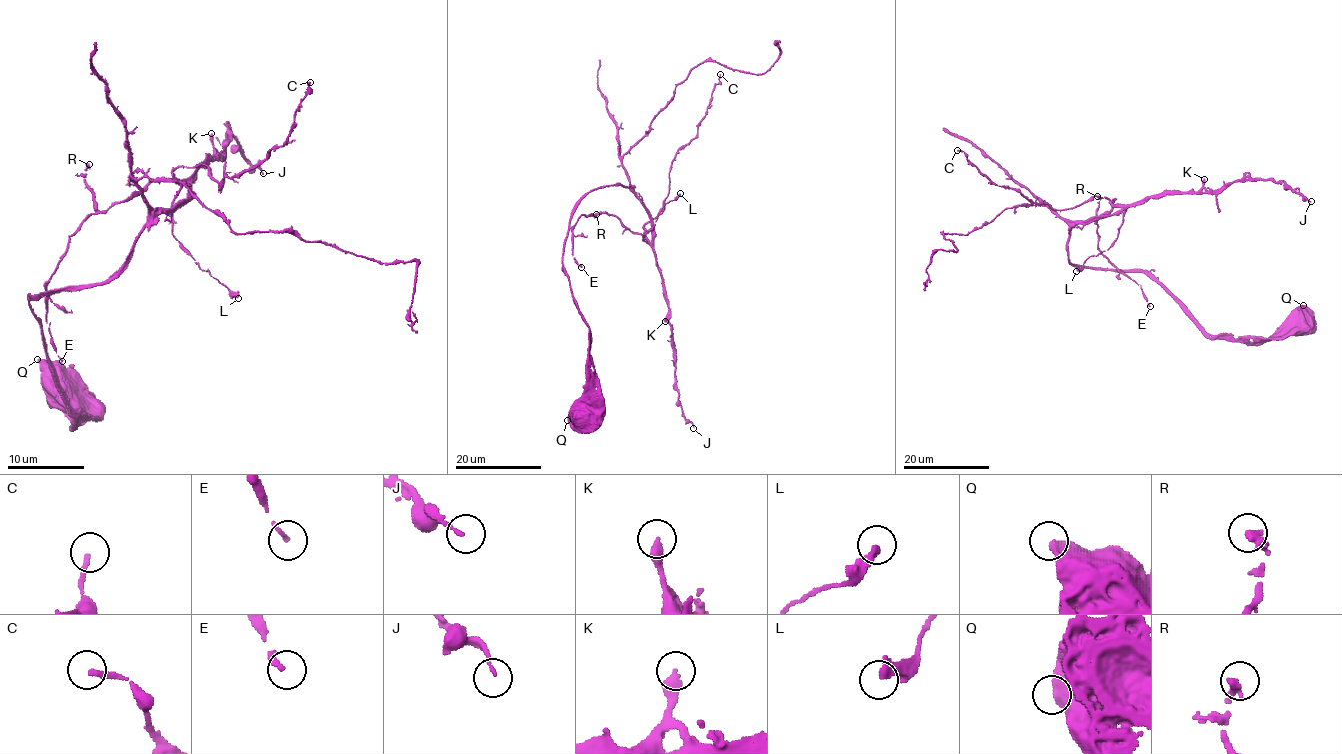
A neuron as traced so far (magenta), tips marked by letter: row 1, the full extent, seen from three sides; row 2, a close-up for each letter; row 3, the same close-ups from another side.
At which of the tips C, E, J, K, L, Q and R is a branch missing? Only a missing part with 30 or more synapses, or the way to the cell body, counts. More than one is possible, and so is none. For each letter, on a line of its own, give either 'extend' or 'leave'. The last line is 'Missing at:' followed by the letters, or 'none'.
C: leave
E: leave
J: leave
K: leave
L: leave
Q: leave
R: leave
Missing at: none

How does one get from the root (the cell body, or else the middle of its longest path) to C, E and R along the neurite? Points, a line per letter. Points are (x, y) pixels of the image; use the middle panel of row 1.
C: (584, 417), (572, 209), (626, 186), (650, 242), (720, 74)
E: (584, 417), (590, 328), (564, 239), (589, 192), (626, 186), (652, 239), (606, 213), (581, 215), (581, 267)
R: (584, 417), (590, 328), (563, 265), (572, 209), (597, 188), (626, 186), (649, 215), (652, 239), (596, 214)

